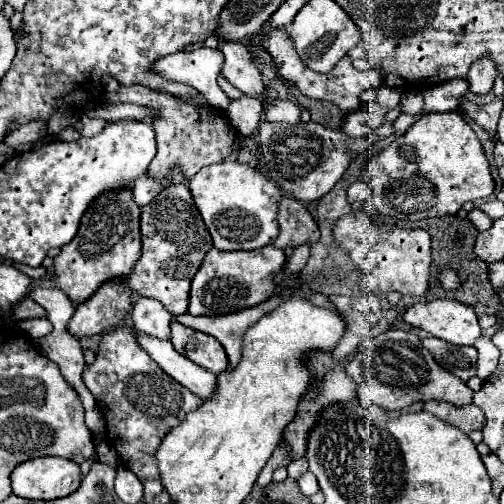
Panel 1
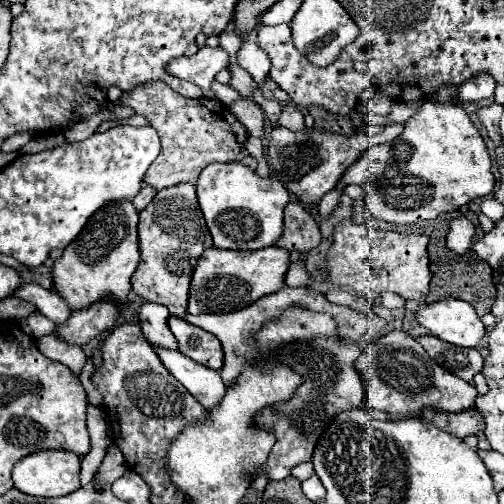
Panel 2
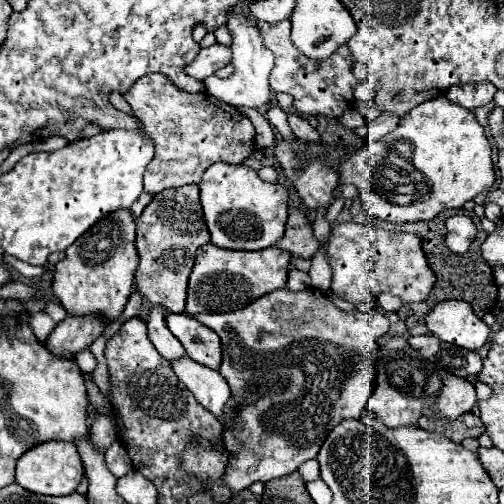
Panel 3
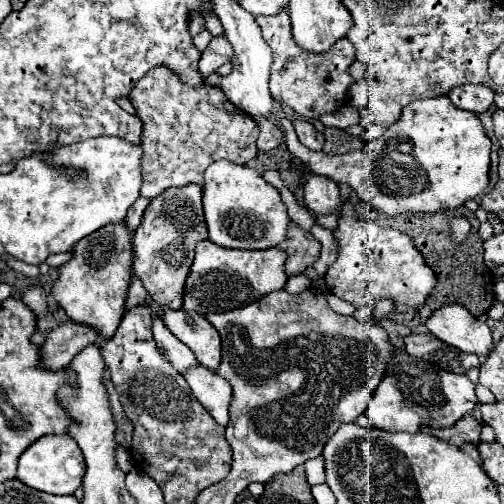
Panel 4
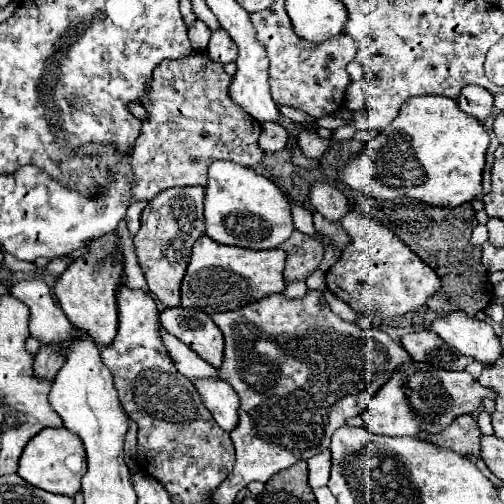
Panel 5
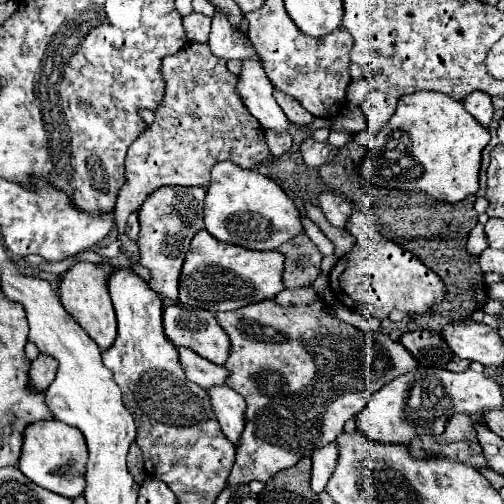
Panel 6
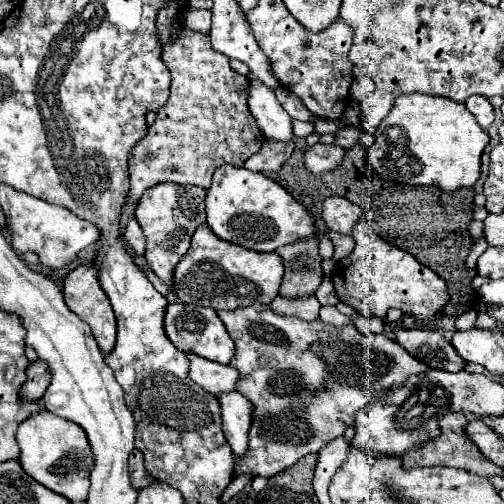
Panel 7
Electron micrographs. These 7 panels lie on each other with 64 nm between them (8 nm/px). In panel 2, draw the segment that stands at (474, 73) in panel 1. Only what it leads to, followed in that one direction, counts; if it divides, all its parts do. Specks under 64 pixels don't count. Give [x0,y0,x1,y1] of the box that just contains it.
[456,76,496,102]

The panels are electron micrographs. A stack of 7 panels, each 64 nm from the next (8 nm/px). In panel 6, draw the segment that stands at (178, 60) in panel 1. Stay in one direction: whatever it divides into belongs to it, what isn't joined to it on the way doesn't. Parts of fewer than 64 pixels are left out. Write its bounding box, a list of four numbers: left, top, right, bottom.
[210,10,258,60]

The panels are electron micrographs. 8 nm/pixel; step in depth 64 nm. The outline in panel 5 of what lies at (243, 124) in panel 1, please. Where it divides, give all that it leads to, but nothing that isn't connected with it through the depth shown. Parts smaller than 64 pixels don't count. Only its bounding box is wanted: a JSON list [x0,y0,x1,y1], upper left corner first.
[260,124,288,152]

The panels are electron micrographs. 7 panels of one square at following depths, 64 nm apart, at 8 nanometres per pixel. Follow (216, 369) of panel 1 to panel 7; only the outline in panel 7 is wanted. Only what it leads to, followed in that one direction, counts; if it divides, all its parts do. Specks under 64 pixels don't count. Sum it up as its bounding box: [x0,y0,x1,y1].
[164,302,234,364]

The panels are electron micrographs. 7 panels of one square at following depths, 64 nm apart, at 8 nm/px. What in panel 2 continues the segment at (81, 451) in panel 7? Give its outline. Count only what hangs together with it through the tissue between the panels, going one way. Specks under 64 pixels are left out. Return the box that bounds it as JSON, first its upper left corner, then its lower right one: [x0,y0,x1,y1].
[12,450,80,496]

